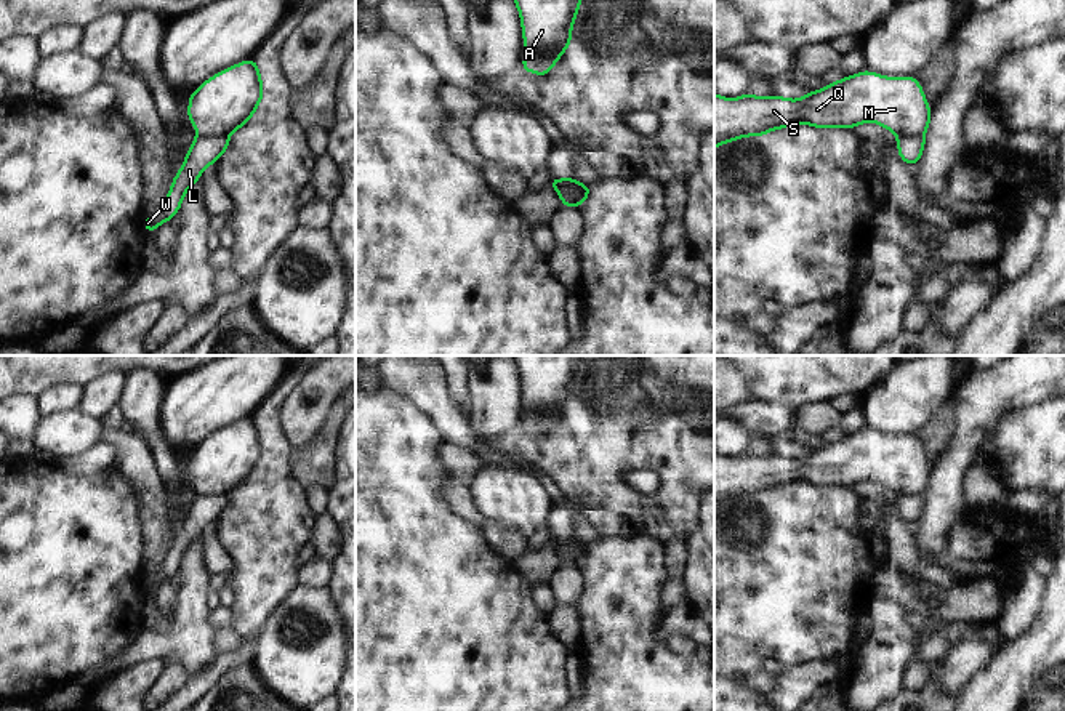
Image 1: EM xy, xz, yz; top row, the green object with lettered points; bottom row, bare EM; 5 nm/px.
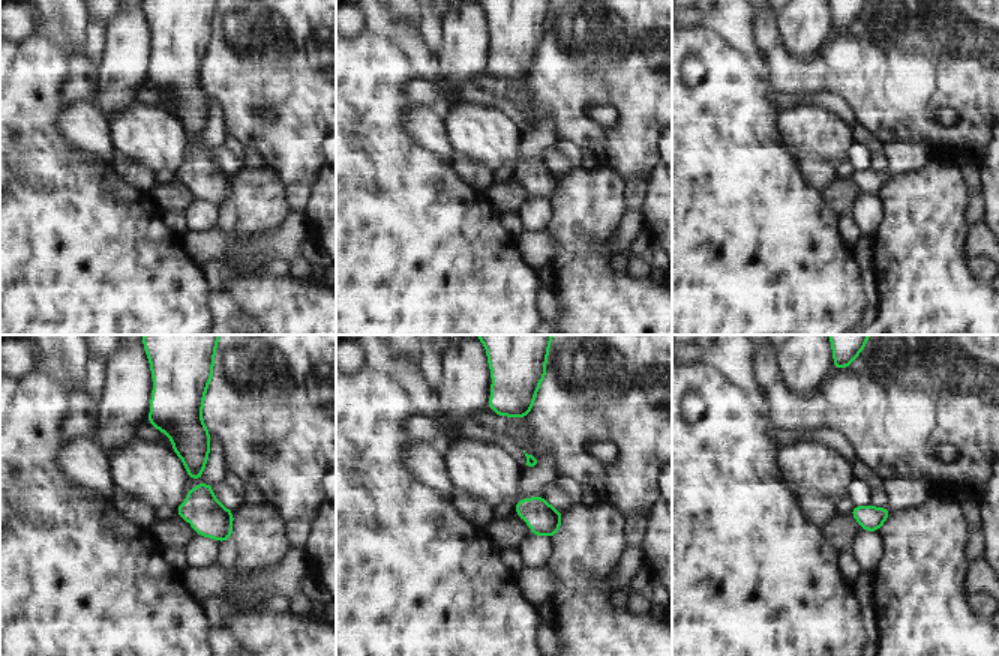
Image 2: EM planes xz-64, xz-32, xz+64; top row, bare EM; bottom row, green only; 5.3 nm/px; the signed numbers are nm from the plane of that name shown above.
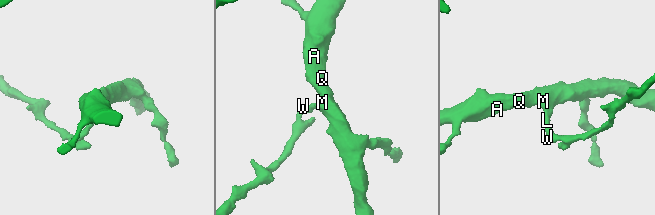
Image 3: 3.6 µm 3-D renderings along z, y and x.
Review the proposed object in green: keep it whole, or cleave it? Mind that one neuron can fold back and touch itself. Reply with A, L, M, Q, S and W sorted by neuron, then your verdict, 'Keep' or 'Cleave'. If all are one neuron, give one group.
Groups: A M Q S / L W. Cleave

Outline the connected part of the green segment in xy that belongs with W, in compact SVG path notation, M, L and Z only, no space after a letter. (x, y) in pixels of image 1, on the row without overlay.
M197 493L194 501L183 519L183 527L175 533L170 551L155 575L144 578L144 589L151 592L160 583L170 580L183 562L183 556L192 543L200 538L202 530L216 522L218 517L227 509L229 498L224 495Z

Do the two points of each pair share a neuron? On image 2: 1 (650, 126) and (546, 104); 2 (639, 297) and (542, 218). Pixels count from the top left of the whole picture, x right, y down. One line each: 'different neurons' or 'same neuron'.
1: same neuron
2: different neurons

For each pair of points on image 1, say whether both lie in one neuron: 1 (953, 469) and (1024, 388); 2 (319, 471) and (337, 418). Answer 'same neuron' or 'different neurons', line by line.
1: same neuron
2: same neuron

